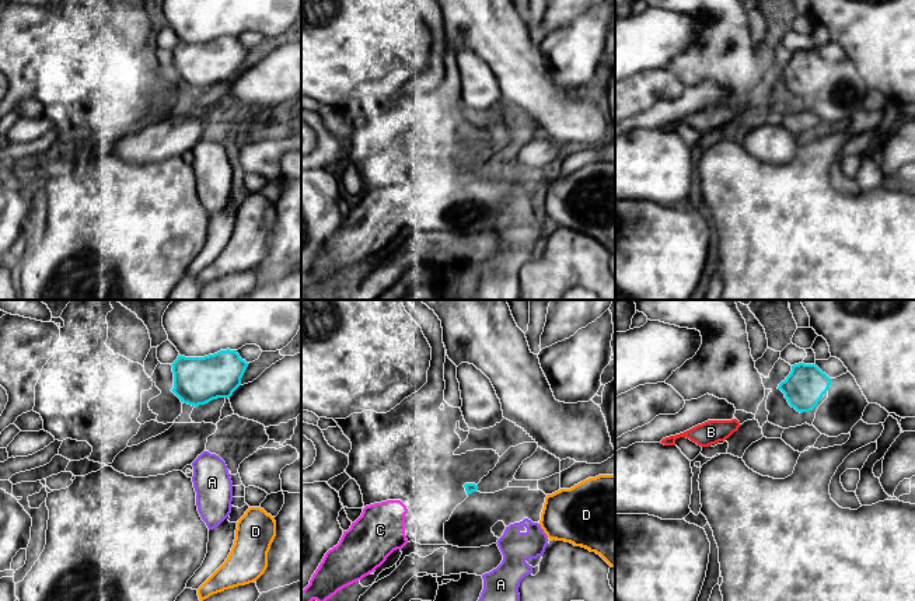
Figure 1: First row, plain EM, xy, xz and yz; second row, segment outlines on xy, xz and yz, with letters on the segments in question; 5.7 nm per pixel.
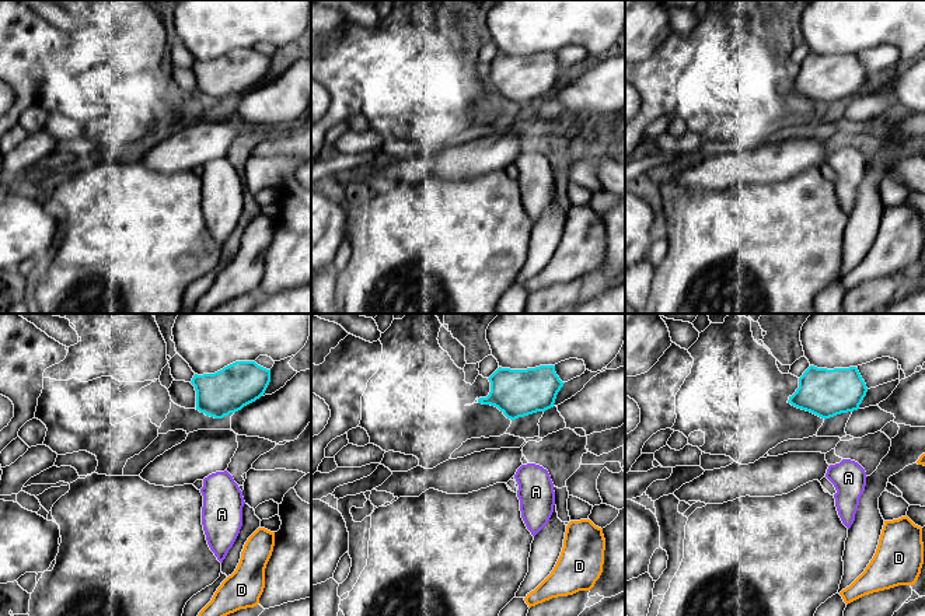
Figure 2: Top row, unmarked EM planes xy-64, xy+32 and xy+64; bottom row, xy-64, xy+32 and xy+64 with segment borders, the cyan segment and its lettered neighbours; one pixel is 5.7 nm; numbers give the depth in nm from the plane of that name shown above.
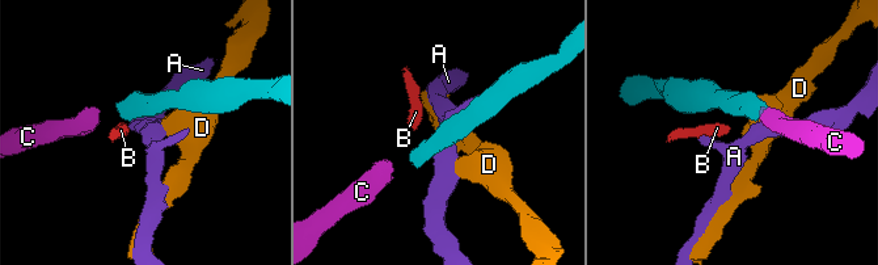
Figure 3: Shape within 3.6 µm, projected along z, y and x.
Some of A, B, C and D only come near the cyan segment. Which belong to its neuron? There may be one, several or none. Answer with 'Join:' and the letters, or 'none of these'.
Join: C

